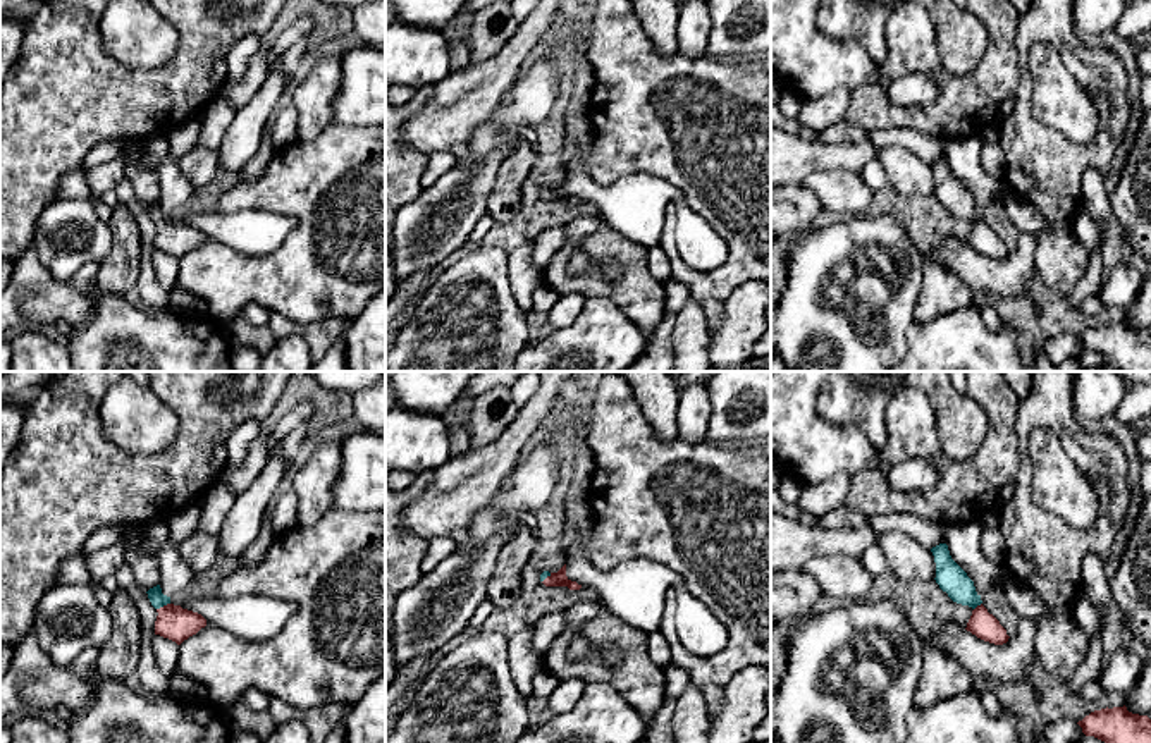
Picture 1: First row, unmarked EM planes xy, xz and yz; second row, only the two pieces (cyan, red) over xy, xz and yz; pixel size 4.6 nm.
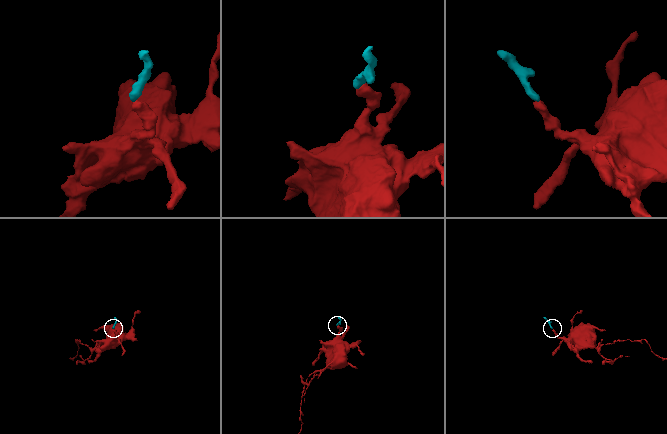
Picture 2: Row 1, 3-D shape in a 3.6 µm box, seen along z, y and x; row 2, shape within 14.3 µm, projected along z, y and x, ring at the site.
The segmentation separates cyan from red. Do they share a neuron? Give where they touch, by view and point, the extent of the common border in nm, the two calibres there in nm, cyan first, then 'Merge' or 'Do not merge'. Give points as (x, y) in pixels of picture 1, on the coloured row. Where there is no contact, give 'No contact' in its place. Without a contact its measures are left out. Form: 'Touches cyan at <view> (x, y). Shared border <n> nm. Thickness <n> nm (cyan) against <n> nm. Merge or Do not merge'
Touches cyan at xy (162, 606). Shared border 70 nm. Thickness 70 nm (cyan) against 160 nm. Merge

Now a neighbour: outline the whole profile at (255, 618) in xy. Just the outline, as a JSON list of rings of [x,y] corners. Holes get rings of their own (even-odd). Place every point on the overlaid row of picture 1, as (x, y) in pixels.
[[[241,595],[234,599],[188,599],[182,609],[201,614],[239,638],[263,642],[274,638],[291,616],[291,605],[265,595]]]

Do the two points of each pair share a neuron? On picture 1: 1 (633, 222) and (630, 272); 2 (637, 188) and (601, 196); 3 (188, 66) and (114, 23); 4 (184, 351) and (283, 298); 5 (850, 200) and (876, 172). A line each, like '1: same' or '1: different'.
1: different
2: same
3: different
4: different
5: different

